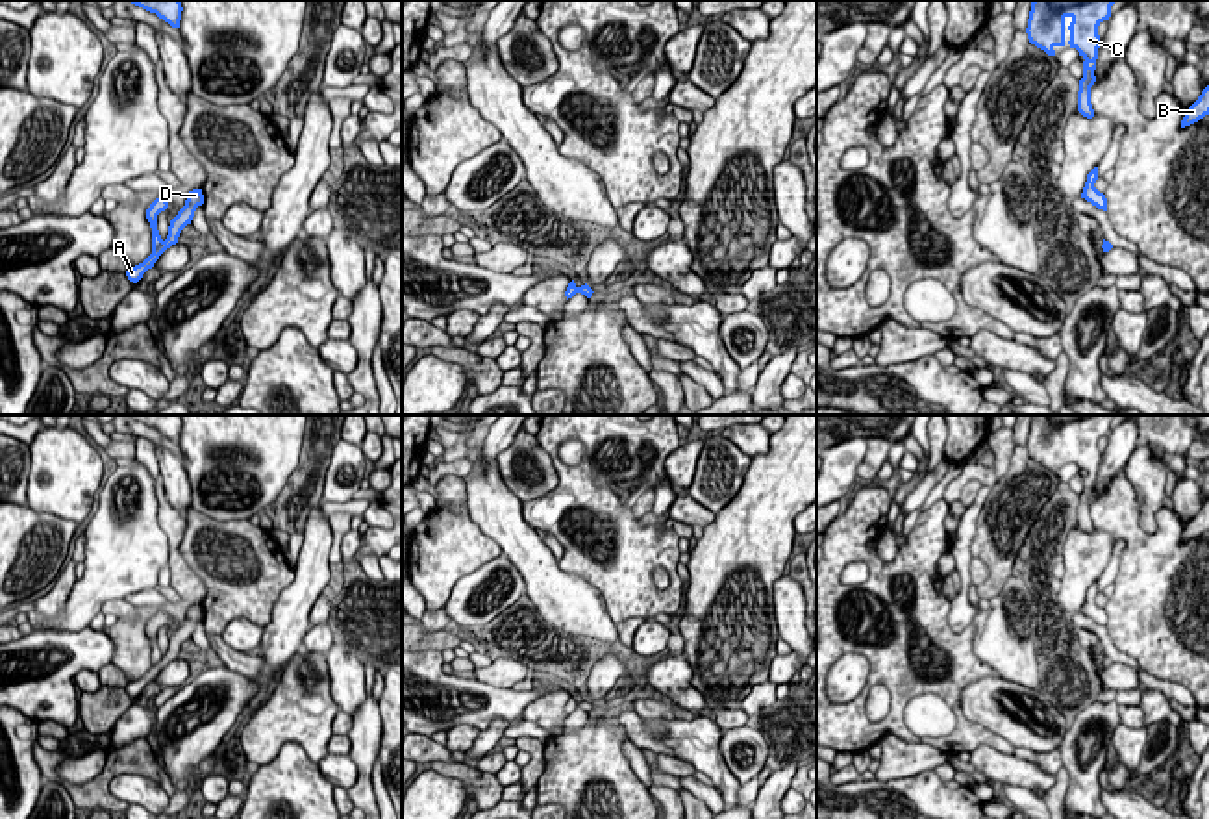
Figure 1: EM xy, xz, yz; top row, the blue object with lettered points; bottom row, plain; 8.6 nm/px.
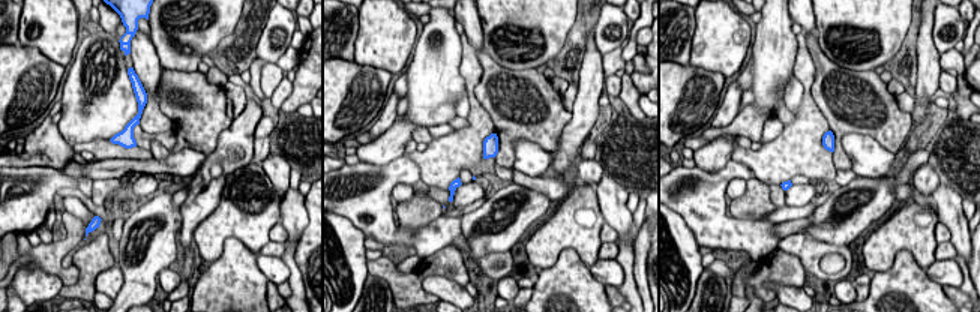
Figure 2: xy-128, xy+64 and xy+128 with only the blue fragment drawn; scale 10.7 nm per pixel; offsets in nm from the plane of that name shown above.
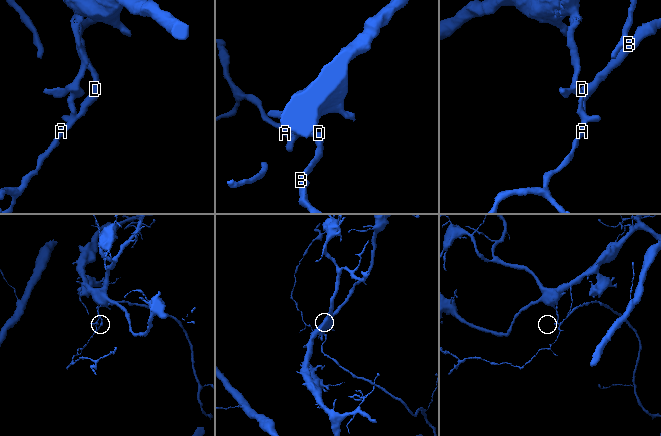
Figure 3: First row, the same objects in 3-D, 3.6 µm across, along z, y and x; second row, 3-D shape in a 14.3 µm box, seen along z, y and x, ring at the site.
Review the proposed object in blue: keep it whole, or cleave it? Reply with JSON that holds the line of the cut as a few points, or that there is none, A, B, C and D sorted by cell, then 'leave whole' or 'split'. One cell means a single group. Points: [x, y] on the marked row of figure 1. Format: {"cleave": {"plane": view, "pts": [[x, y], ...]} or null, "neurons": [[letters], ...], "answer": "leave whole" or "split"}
{"cleave": {"plane": "xy", "pts": [[163, 241], [152, 251]]}, "neurons": [["A", "B", "D"], ["C"]], "answer": "split"}

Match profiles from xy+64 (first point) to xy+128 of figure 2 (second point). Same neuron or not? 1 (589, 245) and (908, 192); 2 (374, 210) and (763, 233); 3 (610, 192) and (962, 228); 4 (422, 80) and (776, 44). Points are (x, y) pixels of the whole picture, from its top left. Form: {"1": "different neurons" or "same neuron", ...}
{"1": "different neurons", "2": "same neuron", "3": "same neuron", "4": "same neuron"}

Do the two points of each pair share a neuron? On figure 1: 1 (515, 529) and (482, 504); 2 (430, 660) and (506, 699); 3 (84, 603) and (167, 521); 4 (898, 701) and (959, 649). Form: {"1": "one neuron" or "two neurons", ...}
{"1": "one neuron", "2": "one neuron", "3": "two neurons", "4": "one neuron"}

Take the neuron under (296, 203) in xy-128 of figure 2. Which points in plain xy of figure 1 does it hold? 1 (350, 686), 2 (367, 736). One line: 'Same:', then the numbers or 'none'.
Same: 2

